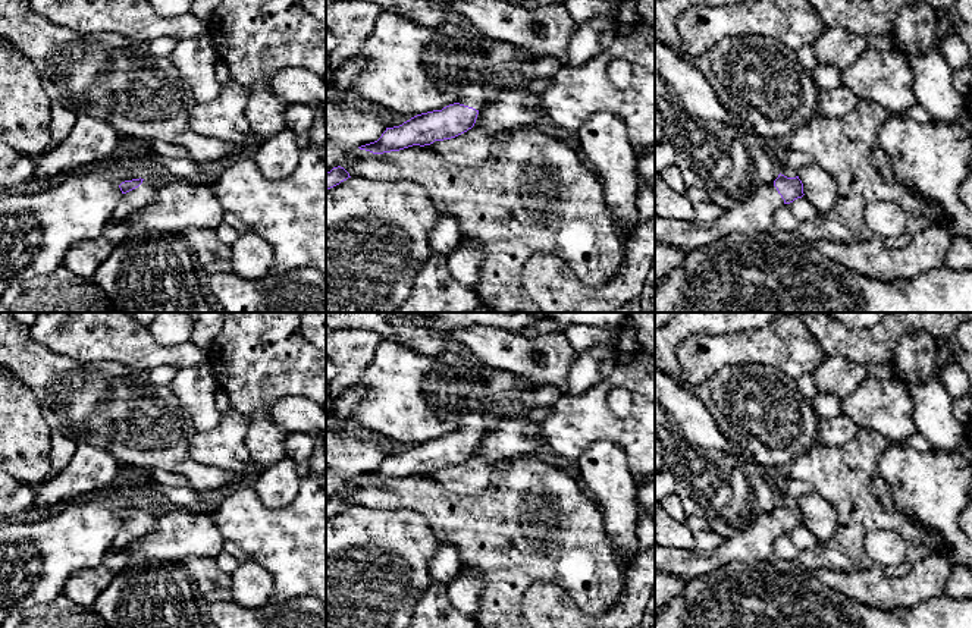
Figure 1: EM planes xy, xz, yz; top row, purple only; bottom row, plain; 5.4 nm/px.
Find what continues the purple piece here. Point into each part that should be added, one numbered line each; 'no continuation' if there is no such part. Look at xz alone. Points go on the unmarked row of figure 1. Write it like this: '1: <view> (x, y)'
1: xz (474, 423)

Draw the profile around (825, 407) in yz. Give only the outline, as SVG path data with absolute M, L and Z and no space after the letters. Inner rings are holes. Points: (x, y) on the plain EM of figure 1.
M818 393L812 406L819 418L837 418L843 414L841 401L835 396Z

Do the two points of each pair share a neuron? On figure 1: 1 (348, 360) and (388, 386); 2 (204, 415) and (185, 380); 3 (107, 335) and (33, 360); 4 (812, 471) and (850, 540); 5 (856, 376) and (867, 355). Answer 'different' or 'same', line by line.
1: different
2: same
3: different
4: same
5: different

